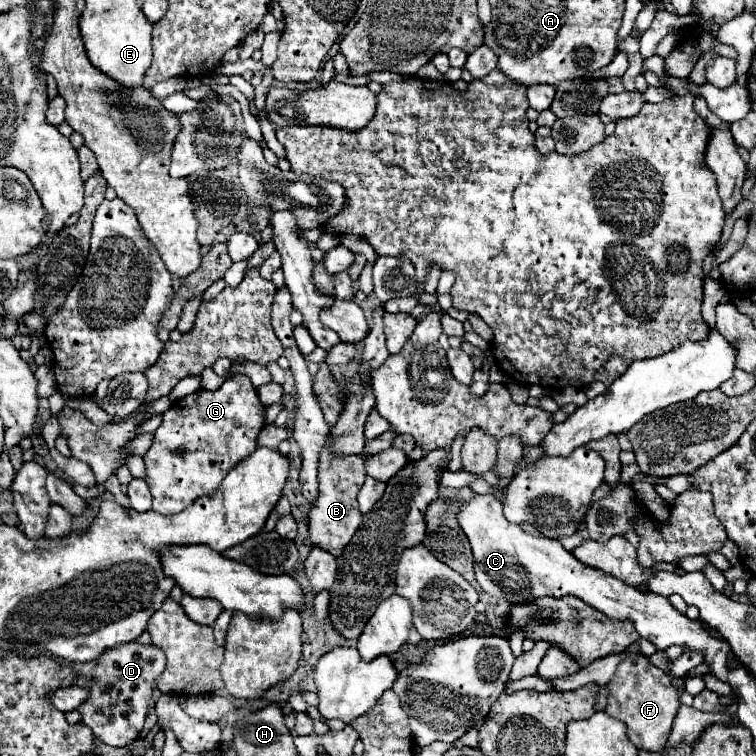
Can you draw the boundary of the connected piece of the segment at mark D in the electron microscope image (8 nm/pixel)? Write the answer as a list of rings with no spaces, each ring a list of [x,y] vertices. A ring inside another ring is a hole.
[[[125,643],[125,647],[115,647],[115,651],[107,651],[101,655],[95,667],[95,681],[89,687],[91,699],[79,707],[83,715],[83,723],[91,727],[97,739],[113,747],[127,747],[143,729],[151,691],[159,671],[165,667],[165,655],[157,647],[139,645],[139,643]]]

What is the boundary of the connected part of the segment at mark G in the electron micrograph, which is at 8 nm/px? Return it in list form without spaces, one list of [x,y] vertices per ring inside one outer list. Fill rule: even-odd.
[[[245,375],[231,377],[221,385],[217,391],[197,391],[191,393],[171,405],[169,411],[163,415],[161,427],[155,431],[155,443],[145,453],[145,465],[147,465],[147,485],[153,493],[153,511],[161,515],[175,515],[187,509],[193,501],[199,497],[211,497],[221,481],[225,479],[227,471],[235,467],[239,461],[243,461],[247,455],[251,455],[257,449],[257,435],[265,425],[263,417],[265,407],[261,405],[257,391]],[[177,449],[185,449],[183,455],[177,453]]]

